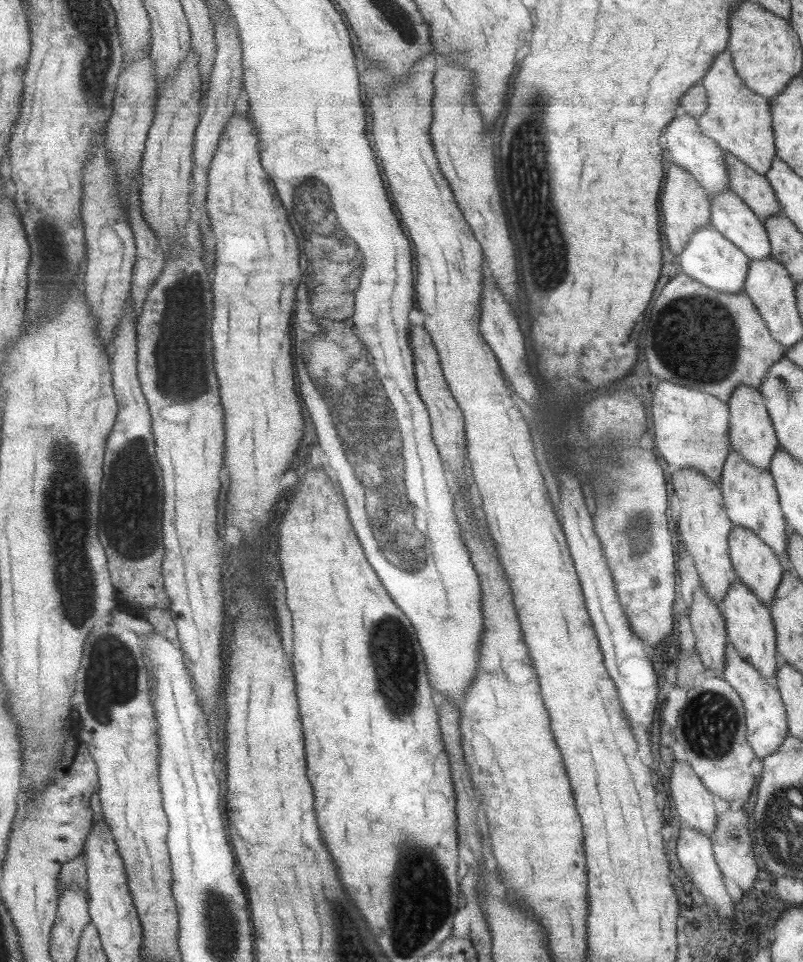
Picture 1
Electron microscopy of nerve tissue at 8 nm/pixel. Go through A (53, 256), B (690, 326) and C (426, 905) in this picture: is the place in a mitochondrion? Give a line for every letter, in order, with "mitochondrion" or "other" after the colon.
A: mitochondrion
B: mitochondrion
C: mitochondrion

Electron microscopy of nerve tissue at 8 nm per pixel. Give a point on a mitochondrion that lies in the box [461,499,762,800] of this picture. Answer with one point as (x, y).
(709, 725)

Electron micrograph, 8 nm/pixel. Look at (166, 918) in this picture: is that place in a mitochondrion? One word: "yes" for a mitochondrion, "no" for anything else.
no

